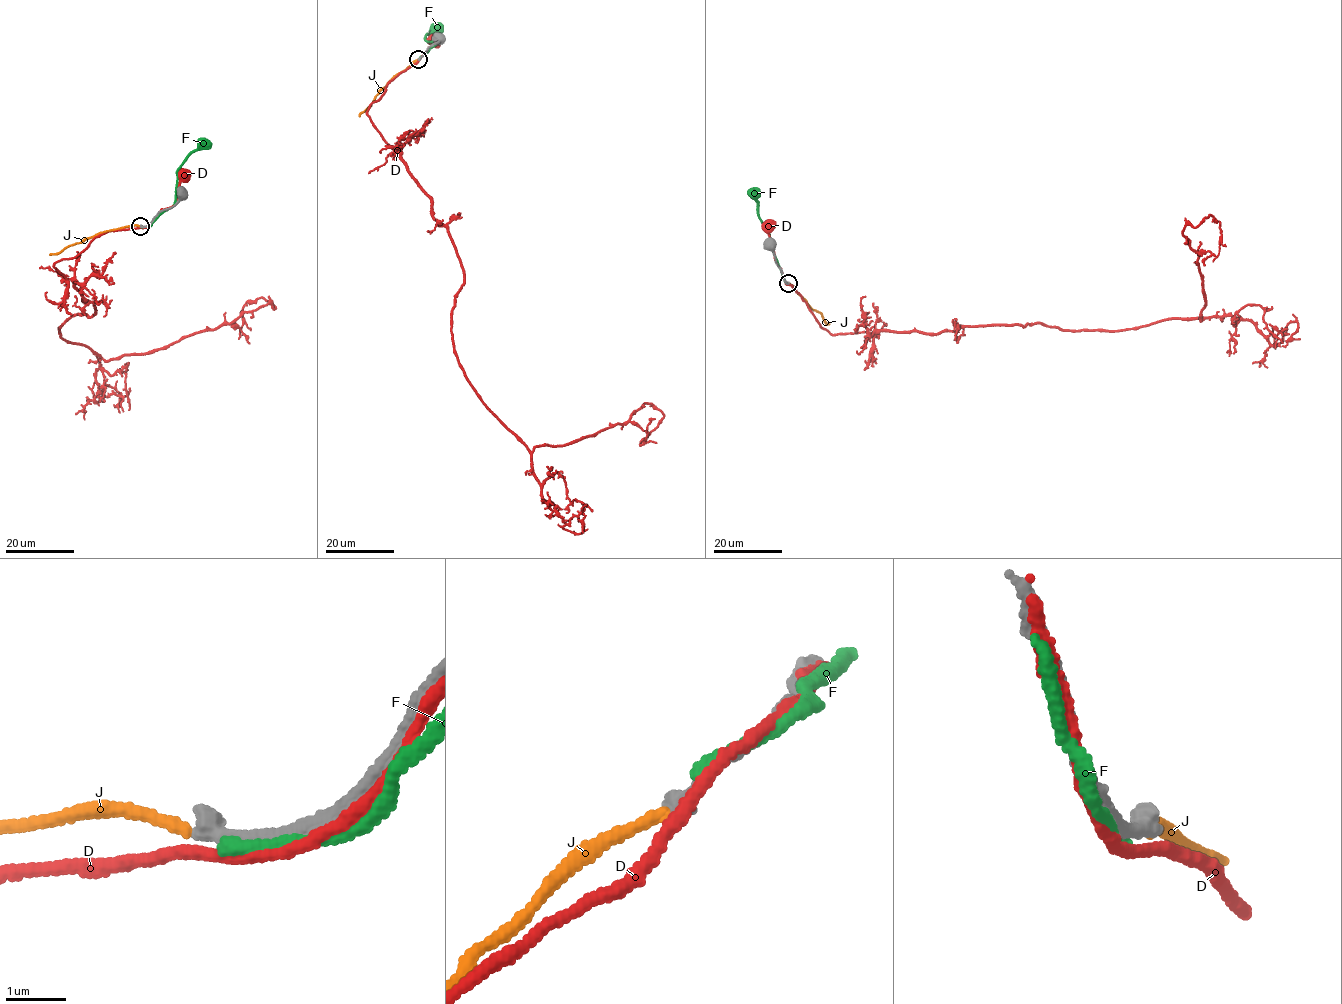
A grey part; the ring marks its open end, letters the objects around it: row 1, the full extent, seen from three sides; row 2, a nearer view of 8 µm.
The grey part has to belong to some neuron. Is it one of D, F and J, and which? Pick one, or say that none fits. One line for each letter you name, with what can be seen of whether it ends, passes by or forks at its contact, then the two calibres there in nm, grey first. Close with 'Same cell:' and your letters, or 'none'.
J: it ends; calibres 320 and 190 nm
Same cell: J

